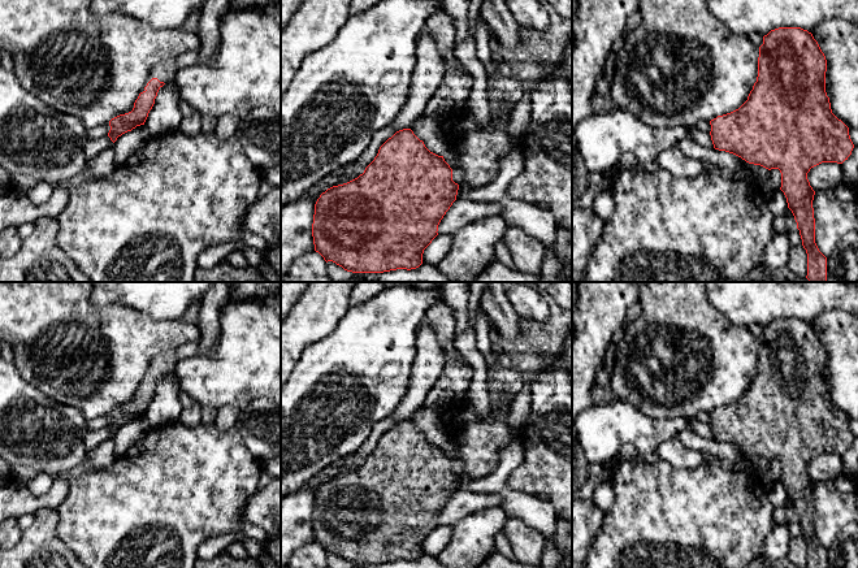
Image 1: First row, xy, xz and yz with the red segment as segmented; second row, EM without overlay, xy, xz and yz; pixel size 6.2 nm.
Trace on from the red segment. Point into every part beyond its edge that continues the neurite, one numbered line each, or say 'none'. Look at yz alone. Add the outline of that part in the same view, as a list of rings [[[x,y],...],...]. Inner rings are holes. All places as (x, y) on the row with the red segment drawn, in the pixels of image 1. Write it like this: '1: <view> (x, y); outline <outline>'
none

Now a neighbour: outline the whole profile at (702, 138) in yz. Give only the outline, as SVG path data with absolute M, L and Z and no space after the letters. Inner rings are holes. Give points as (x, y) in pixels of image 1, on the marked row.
M689 127L689 139L703 147L712 144L710 133L703 133L698 127Z

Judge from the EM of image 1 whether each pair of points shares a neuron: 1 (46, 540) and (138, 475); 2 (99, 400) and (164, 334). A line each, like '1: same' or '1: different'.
1: different
2: same

